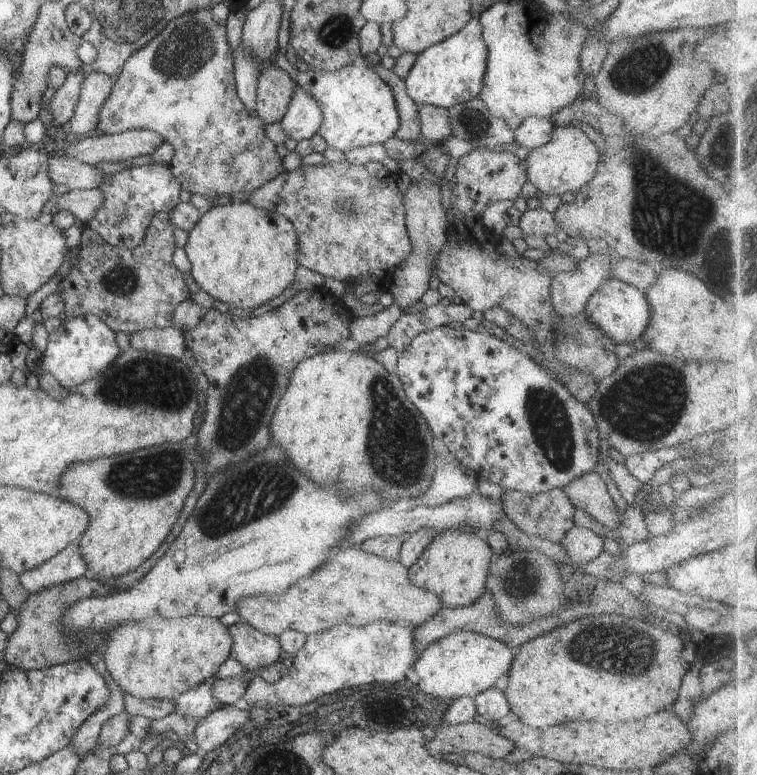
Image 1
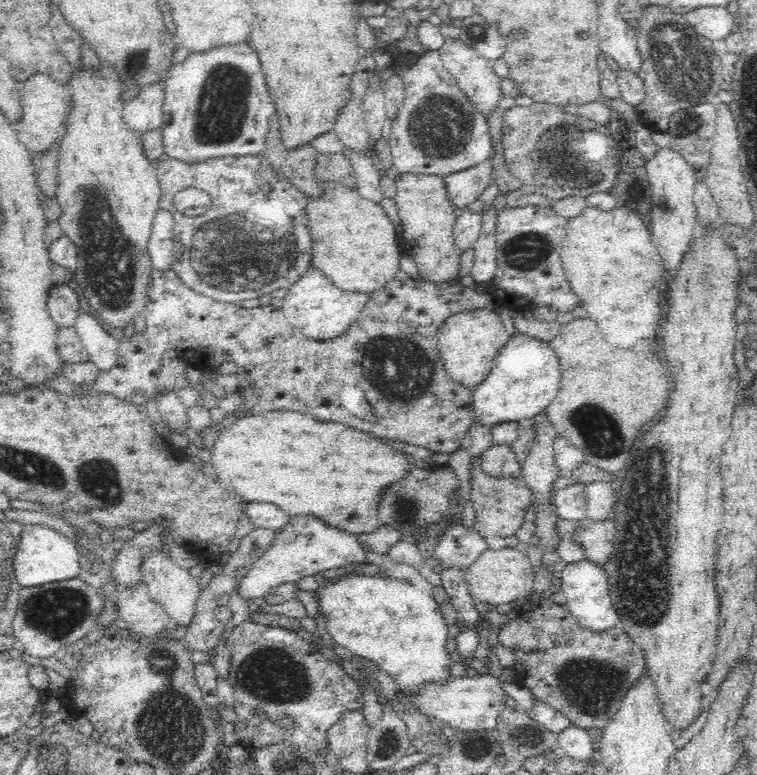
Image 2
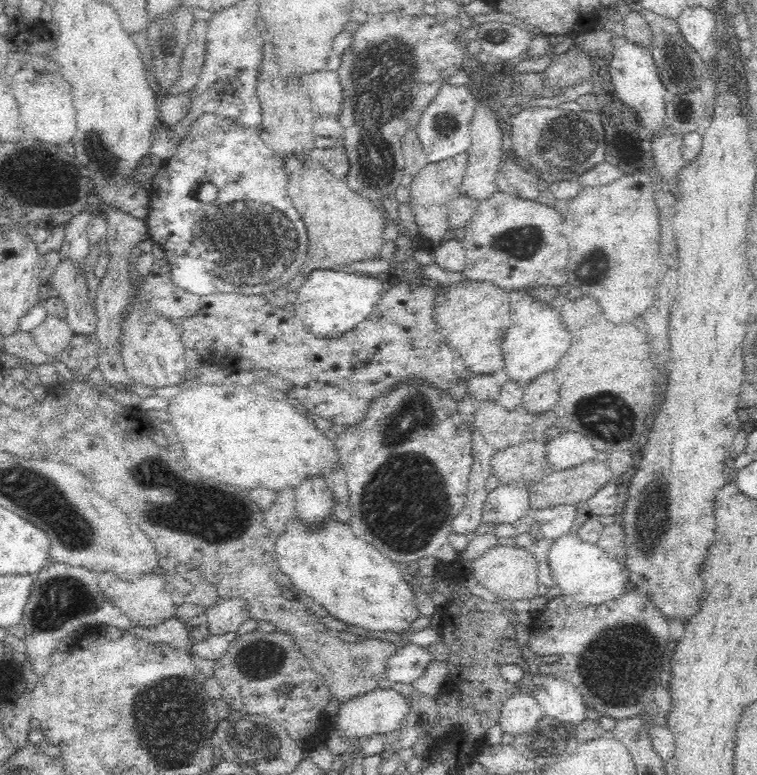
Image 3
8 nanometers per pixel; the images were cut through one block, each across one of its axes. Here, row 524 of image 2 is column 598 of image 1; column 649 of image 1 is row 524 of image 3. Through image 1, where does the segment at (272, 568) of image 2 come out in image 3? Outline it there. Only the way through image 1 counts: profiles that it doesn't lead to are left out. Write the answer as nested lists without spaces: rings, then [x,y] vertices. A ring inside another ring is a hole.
[[[308,478],[304,482],[304,486],[298,486],[296,488],[296,508],[295,516],[299,518],[306,526],[320,526],[324,524],[326,520],[330,520],[334,515],[334,493],[330,487],[326,486],[324,478]]]

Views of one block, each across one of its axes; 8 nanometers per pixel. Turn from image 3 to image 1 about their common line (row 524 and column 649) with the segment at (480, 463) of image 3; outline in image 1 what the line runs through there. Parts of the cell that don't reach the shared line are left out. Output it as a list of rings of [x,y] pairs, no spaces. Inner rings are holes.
[[[670,447],[659,451],[648,451],[627,456],[623,464],[636,480],[644,483],[648,482],[661,466],[669,464],[677,457],[677,450]]]

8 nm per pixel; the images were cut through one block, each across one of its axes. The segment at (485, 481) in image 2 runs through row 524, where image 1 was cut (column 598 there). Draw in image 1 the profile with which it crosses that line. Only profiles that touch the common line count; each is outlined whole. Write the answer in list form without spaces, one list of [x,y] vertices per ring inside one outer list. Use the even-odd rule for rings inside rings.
[[[596,471],[587,472],[563,486],[562,490],[567,497],[572,497],[575,506],[584,509],[592,518],[612,529],[618,528],[621,515],[616,511],[616,506],[606,488],[606,482],[599,473]]]

